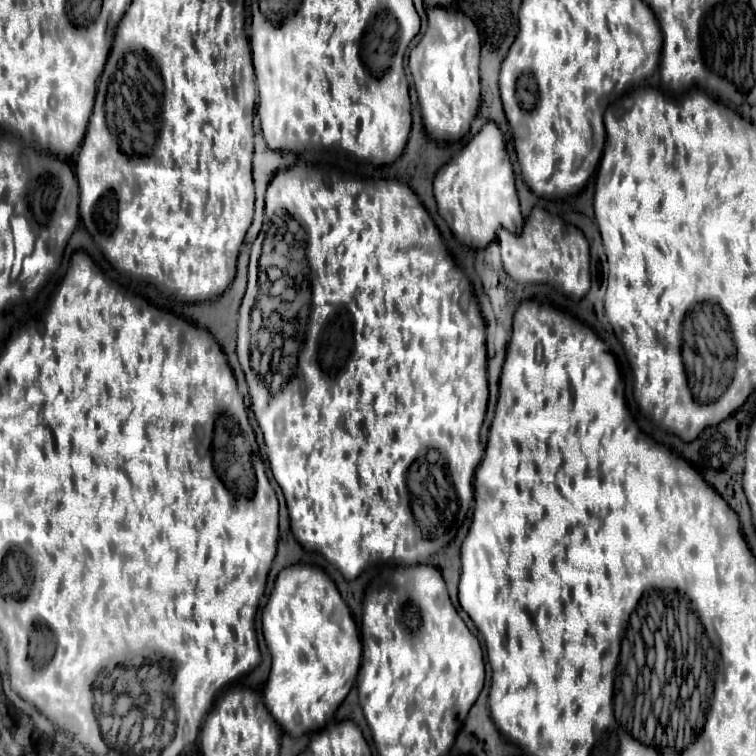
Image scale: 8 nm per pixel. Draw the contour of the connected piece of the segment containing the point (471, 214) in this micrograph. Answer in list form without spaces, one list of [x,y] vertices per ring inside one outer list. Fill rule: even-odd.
[[[485,122],[483,128],[461,148],[461,152],[439,168],[433,180],[433,192],[439,214],[465,246],[483,248],[495,240],[499,228],[507,228],[515,234],[523,228],[513,164],[505,148],[503,132],[495,122]]]

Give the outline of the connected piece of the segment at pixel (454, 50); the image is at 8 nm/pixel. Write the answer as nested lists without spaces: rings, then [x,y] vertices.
[[[457,6],[429,8],[427,32],[409,54],[409,70],[419,96],[427,134],[435,140],[457,140],[469,132],[479,108],[481,36],[475,22]]]

